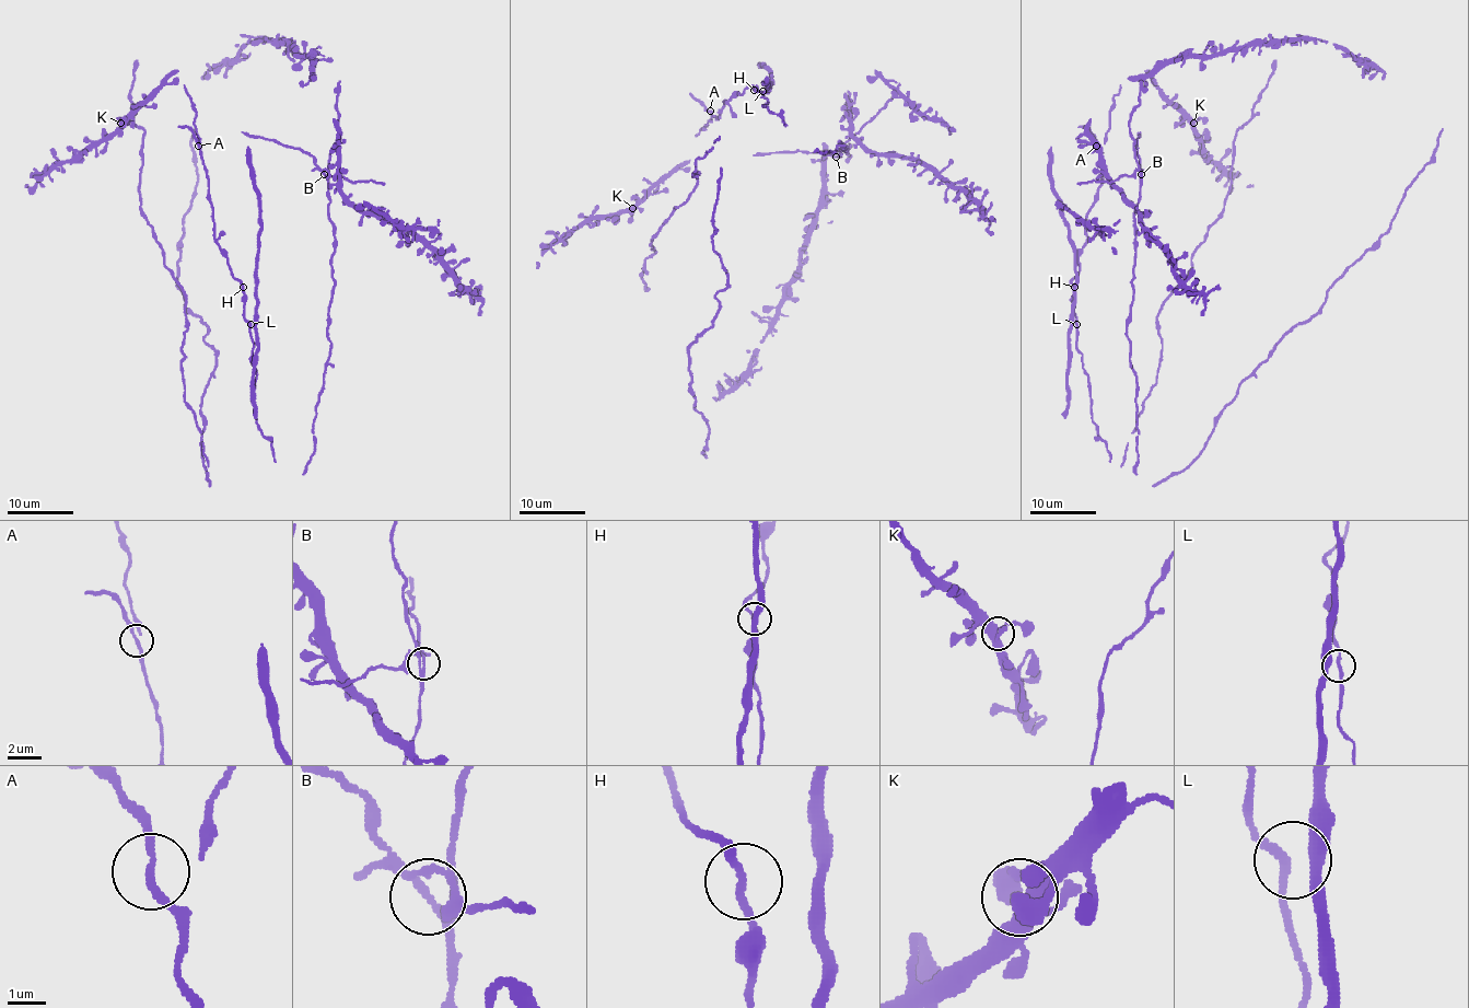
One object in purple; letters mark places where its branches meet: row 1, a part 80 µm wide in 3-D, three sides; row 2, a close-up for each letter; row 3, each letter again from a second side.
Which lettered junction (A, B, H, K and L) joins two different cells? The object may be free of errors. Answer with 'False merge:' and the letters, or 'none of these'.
False merge: B

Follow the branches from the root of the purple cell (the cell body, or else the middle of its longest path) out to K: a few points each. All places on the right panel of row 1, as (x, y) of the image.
K: (1165, 94), (1193, 123)

